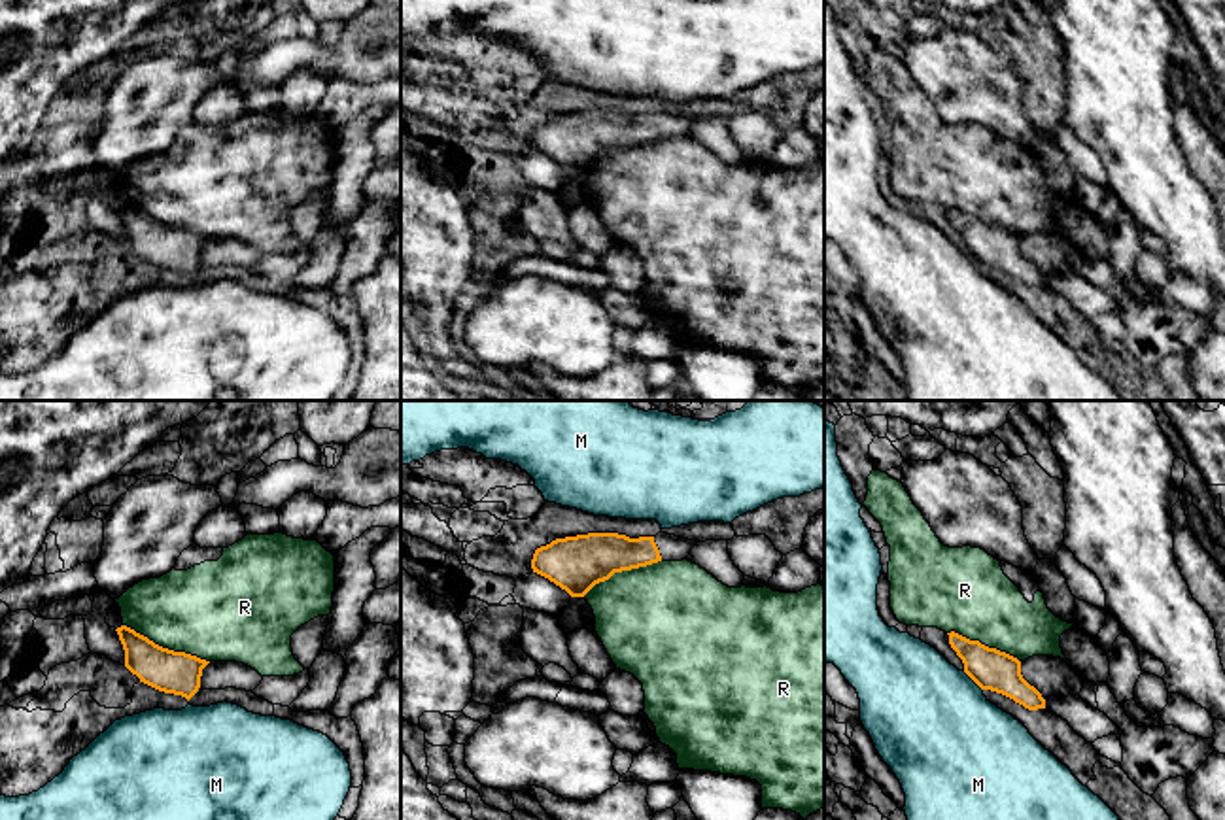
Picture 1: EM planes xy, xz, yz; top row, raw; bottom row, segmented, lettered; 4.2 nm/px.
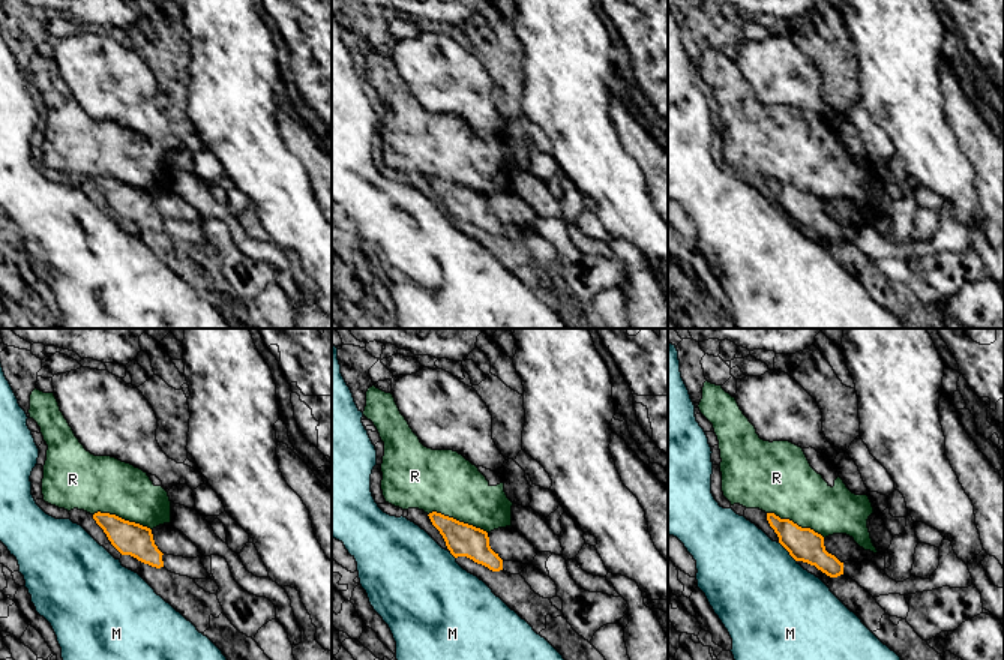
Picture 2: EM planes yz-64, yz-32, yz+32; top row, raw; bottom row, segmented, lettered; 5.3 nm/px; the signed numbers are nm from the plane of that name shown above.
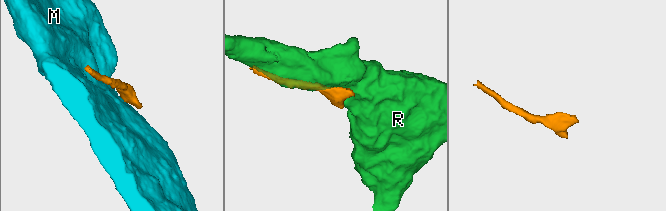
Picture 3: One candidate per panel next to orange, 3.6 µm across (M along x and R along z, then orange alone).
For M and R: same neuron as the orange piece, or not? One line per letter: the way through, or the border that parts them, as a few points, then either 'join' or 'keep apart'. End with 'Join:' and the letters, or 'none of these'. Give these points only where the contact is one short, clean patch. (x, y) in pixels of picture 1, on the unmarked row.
M: border yz (963, 248), (982, 267); keep apart
R: keep apart
Join: none of these

